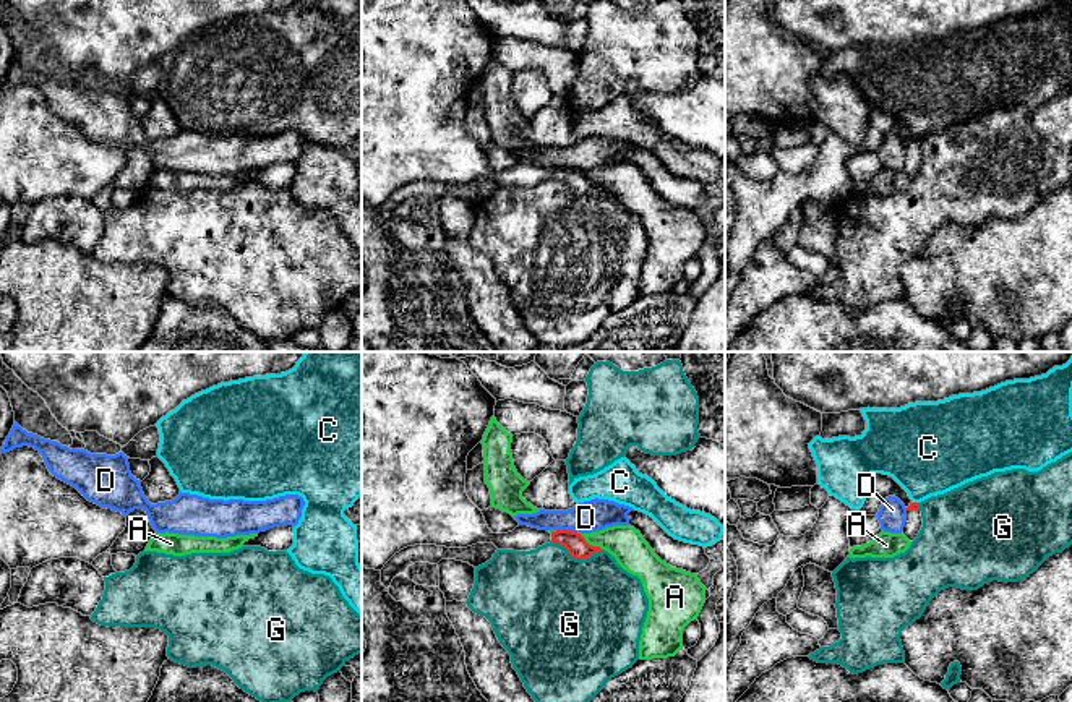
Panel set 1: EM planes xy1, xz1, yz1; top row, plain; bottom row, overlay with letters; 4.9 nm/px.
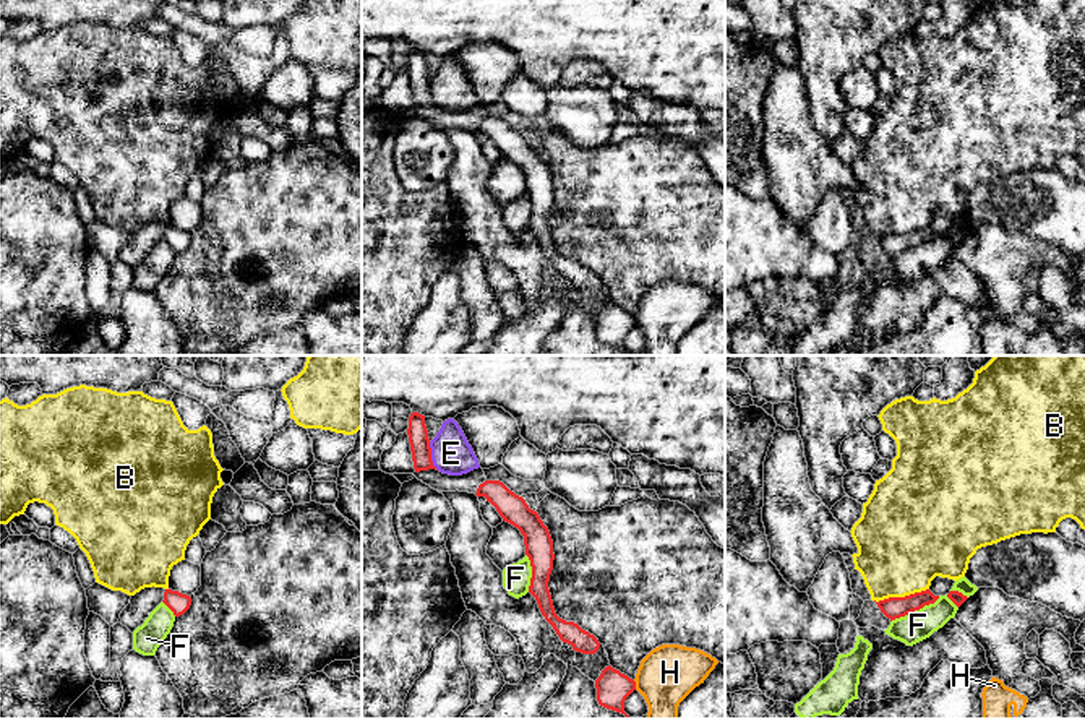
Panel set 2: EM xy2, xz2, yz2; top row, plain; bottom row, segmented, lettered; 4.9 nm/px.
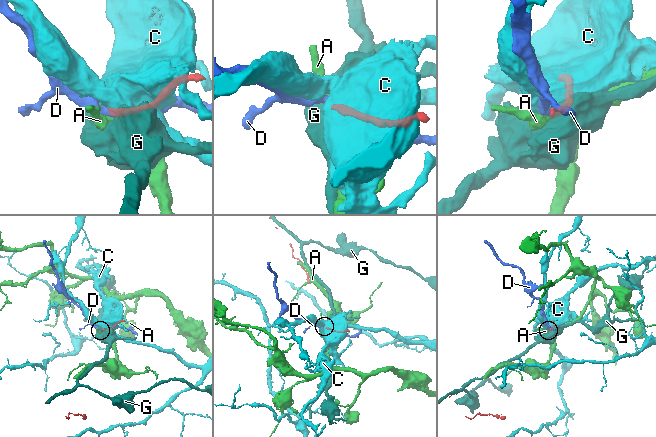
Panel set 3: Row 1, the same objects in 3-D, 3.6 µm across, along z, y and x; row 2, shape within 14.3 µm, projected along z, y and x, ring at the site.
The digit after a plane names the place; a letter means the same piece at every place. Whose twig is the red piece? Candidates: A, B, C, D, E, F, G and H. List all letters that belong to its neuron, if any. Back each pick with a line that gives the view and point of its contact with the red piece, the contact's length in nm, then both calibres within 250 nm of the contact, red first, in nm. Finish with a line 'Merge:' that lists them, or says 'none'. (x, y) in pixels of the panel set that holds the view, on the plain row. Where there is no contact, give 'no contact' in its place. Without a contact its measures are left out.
Merge: none

